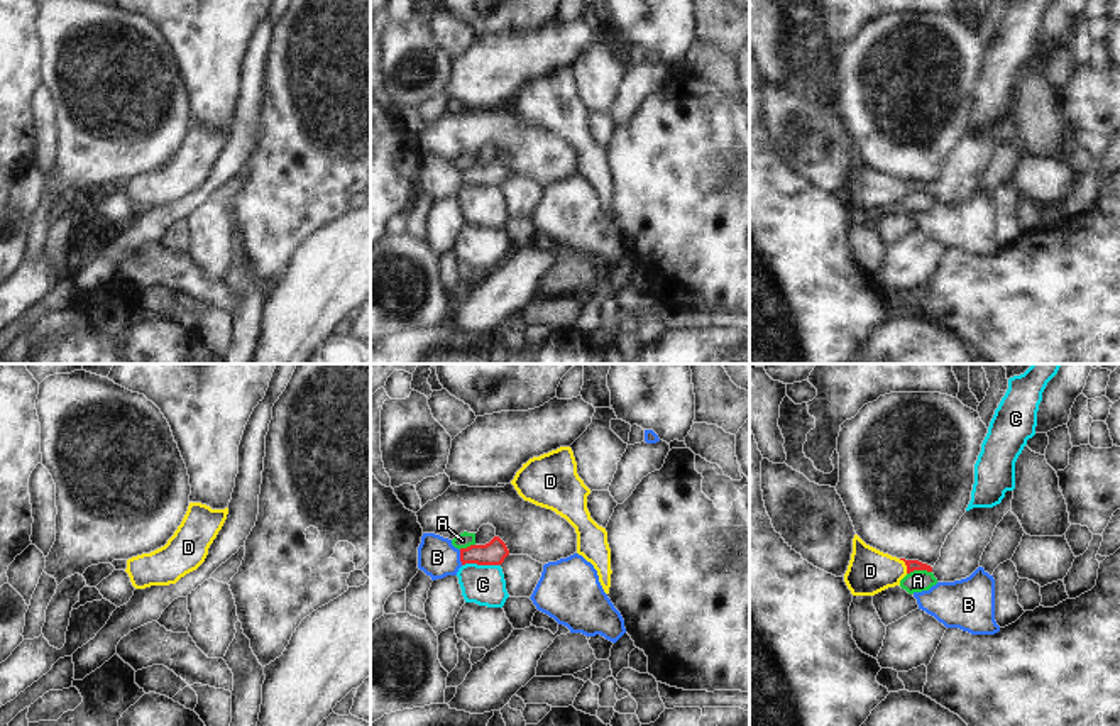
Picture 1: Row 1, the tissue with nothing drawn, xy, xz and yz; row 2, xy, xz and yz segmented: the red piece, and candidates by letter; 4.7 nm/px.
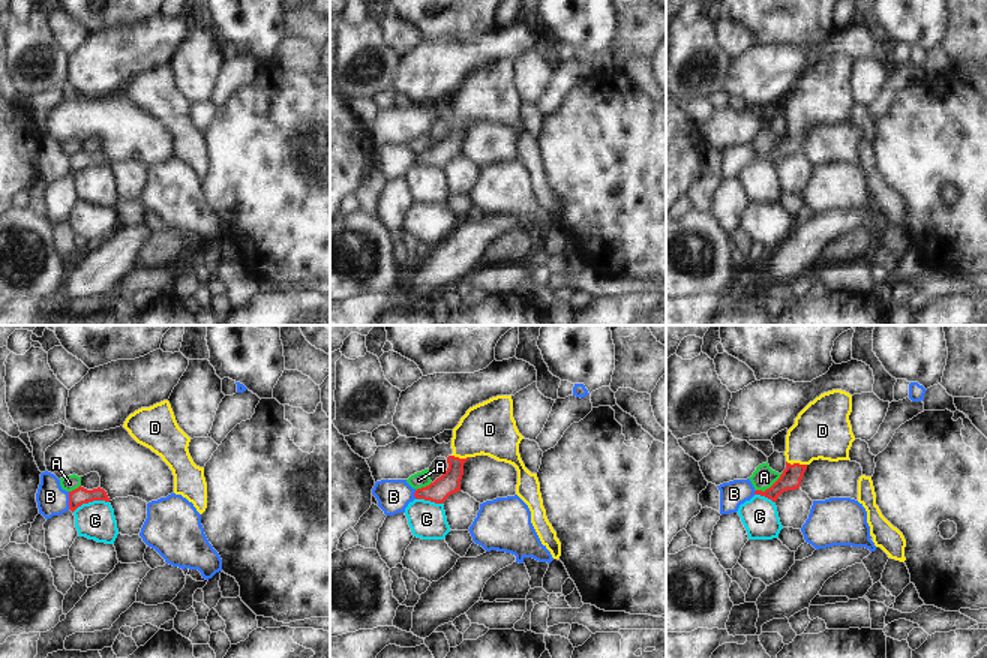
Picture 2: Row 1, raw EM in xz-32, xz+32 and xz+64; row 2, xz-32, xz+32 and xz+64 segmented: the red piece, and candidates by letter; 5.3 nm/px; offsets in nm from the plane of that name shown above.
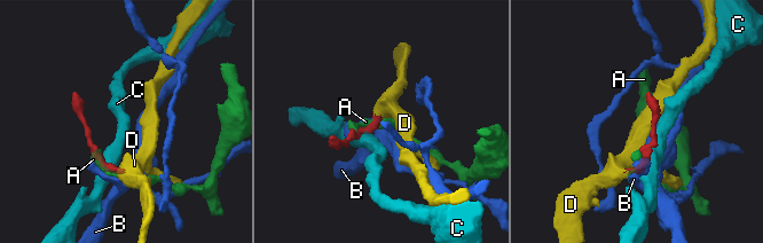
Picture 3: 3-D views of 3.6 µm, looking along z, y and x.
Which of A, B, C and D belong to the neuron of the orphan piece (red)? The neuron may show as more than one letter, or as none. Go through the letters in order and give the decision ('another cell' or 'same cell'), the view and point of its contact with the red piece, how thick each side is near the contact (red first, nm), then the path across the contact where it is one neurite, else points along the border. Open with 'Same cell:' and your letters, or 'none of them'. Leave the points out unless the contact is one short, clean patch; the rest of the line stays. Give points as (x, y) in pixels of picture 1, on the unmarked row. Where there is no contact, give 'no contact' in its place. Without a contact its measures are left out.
Same cell: D
A: another cell; contact yz (919, 190); calibres 50 and 110 nm; border yz (931, 192), (911, 192), (907, 195)
B: another cell; contact xz (461, 178); calibres 120 and 190 nm; border xz (459, 171), (462, 185)
C: another cell; contact xz (481, 185); calibres 120 and 190 nm; border xz (499, 185), (462, 186)
D: same cell; contact yz (905, 185); calibres 50 and 220 nm; way yz (912, 186), (905, 185), (890, 192), (870, 192)

